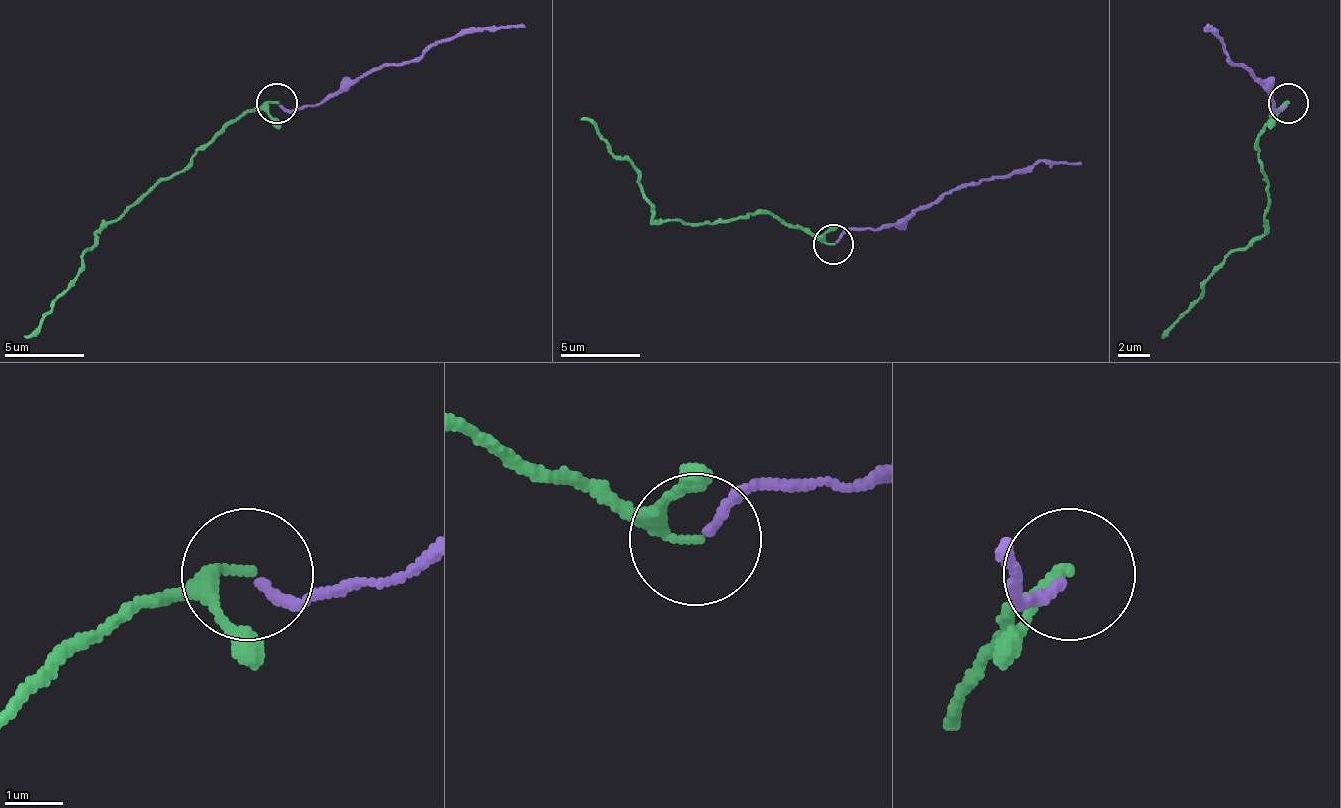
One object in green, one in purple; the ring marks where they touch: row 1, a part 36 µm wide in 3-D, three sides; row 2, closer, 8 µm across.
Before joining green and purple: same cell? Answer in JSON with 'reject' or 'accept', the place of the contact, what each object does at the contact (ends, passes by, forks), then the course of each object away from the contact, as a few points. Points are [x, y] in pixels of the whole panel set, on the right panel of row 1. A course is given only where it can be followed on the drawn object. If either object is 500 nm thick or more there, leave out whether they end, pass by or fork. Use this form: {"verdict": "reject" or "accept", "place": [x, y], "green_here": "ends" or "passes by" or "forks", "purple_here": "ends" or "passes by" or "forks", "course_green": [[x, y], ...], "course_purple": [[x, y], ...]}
{"verdict": "accept", "place": [1288, 103], "green_here": "passes by", "purple_here": "ends", "course_green": [[1287, 104], [1259, 136], [1263, 229], [1227, 257], [1203, 297], [1163, 337]], "course_purple": [[1287, 104], [1275, 108], [1275, 104], [1239, 64], [1231, 60], [1207, 28]]}

